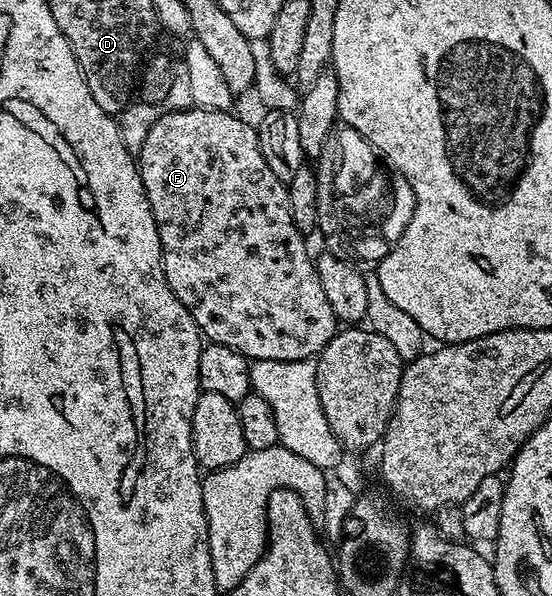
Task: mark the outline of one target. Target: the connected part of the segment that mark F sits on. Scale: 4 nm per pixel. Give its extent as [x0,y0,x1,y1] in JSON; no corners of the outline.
[137,106,337,361]

